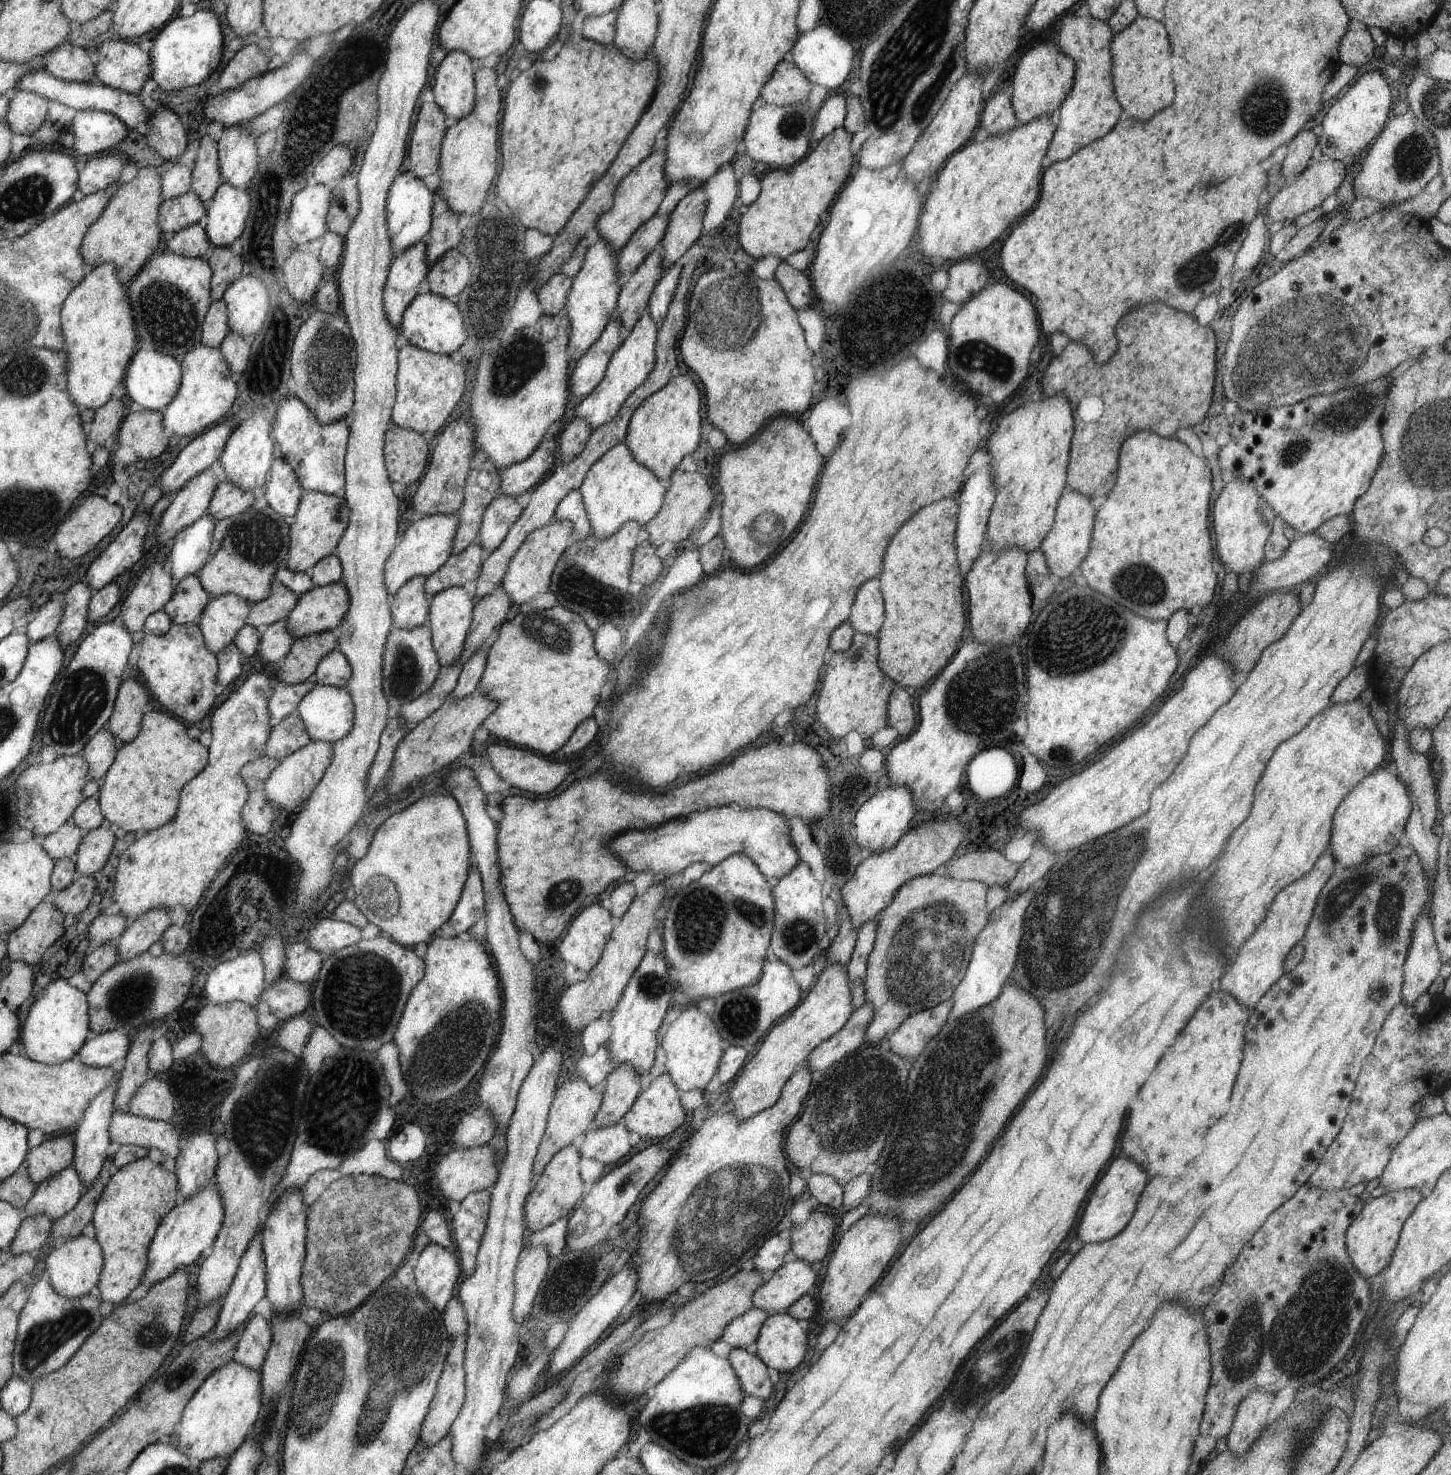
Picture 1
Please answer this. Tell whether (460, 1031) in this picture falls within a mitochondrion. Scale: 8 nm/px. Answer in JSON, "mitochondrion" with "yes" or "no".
{"mitochondrion":"yes"}

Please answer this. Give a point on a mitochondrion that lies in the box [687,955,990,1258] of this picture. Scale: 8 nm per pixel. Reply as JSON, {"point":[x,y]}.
{"point":[844,1118]}

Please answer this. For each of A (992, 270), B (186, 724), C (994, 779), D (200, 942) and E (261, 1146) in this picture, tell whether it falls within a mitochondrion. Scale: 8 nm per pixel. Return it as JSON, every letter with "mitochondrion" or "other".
{"A":"other","B":"other","C":"other","D":"other","E":"mitochondrion"}

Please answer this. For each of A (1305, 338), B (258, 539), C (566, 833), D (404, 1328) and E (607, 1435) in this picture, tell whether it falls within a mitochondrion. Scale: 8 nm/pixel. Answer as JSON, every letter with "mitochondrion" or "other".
{"A":"mitochondrion","B":"mitochondrion","C":"other","D":"mitochondrion","E":"other"}

